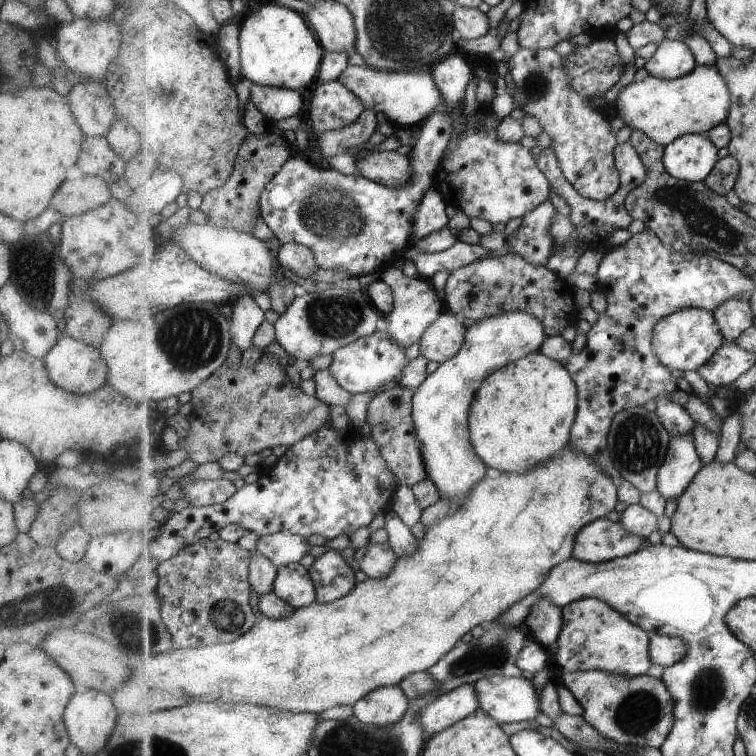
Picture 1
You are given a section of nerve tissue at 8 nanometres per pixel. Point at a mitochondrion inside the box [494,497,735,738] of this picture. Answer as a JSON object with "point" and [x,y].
{"point":[706,689]}

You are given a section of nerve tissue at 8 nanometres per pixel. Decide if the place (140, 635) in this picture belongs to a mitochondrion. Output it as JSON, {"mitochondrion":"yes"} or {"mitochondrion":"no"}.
{"mitochondrion":"yes"}

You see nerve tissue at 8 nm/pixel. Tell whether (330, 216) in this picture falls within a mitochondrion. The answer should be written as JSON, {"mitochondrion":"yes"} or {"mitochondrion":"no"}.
{"mitochondrion":"yes"}

